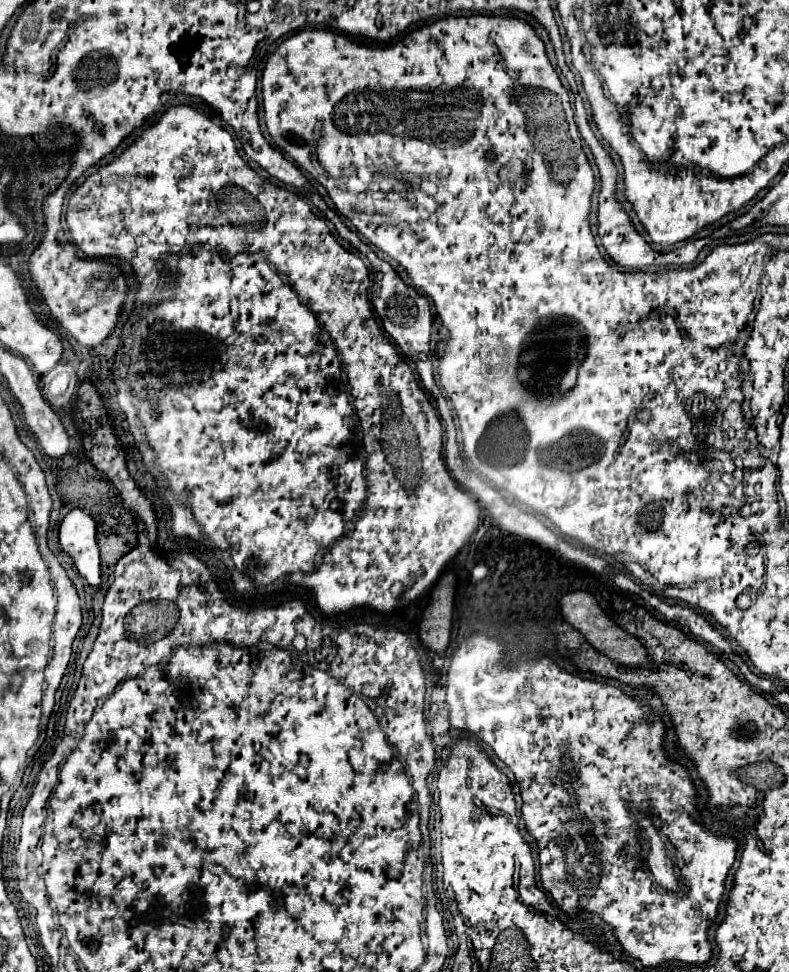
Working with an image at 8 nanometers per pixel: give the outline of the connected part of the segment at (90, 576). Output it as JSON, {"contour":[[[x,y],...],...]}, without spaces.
{"contour":[[[79,508],[71,510],[59,526],[59,544],[63,552],[67,552],[73,558],[79,574],[91,586],[97,586],[101,568],[99,546],[95,540],[95,520]]]}

